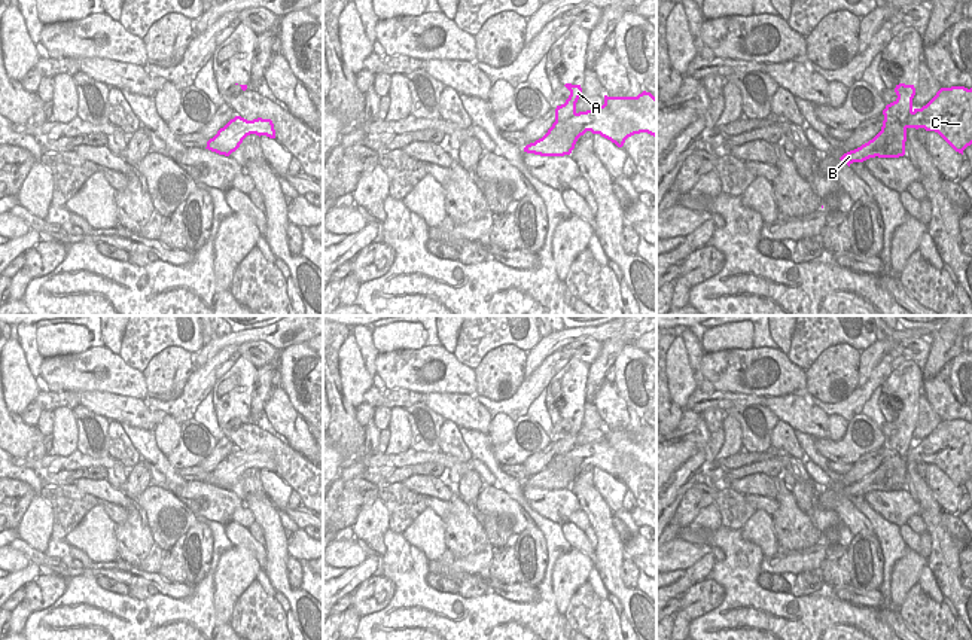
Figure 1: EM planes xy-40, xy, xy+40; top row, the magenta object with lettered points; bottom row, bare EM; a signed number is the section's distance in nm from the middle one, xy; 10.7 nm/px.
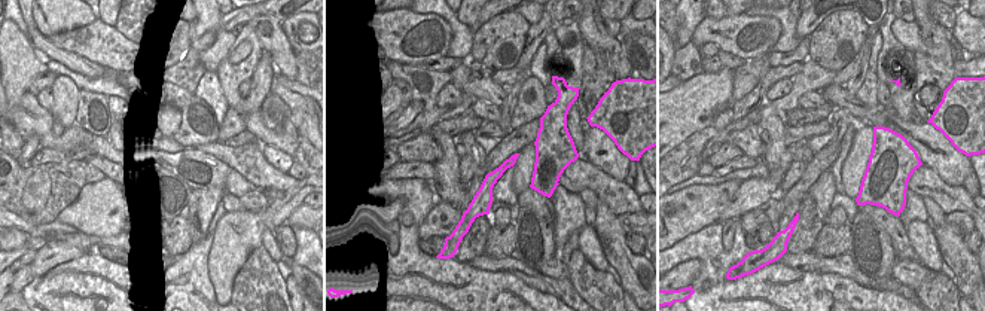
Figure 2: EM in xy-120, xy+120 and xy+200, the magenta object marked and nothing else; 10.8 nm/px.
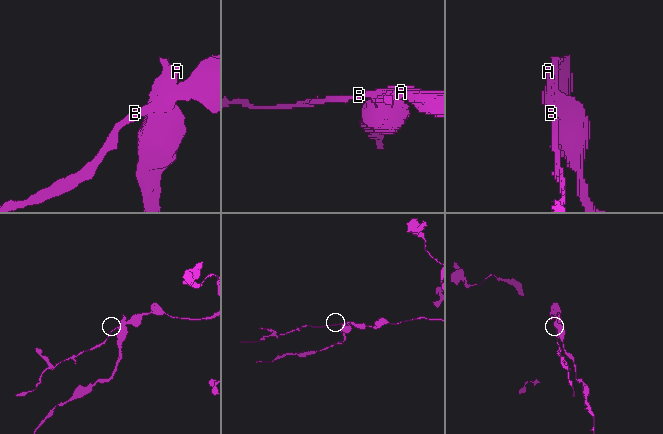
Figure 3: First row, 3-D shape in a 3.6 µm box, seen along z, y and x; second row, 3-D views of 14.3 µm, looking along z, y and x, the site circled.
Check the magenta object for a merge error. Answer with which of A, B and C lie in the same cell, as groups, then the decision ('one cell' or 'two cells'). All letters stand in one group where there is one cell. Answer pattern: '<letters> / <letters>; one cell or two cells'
A / B C; two cells

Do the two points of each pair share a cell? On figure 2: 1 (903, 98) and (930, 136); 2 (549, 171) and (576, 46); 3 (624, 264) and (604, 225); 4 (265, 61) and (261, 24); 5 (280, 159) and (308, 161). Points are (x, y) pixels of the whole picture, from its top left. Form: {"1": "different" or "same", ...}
{"1": "different", "2": "same", "3": "same", "4": "different", "5": "different"}

